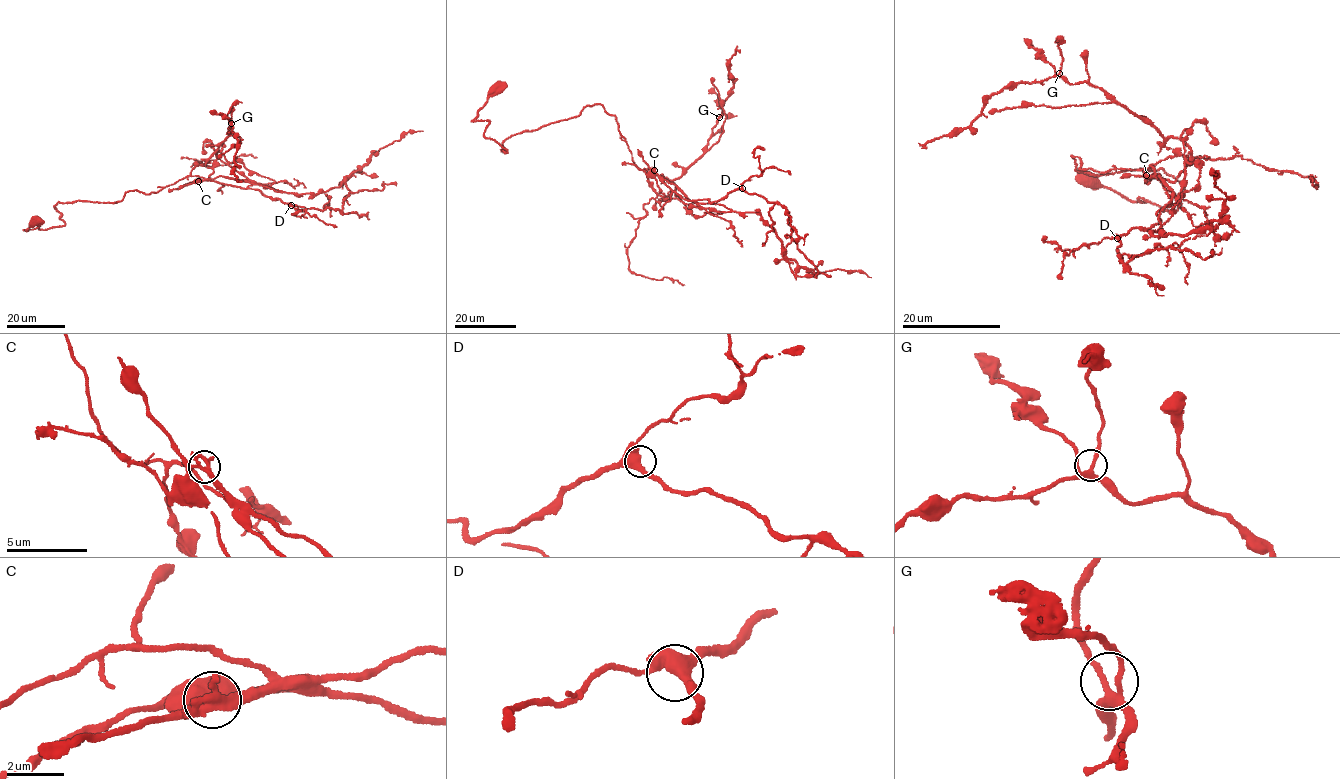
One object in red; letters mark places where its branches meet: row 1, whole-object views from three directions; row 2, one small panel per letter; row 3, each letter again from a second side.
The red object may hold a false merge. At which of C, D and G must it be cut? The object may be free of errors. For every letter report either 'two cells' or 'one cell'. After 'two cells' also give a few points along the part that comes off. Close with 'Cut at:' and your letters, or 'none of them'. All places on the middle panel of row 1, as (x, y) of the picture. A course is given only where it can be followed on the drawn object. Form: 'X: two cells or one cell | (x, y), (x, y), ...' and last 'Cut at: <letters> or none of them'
C: two cells | (654, 170), (660, 192), (669, 198), (675, 190), (672, 181), (703, 153), (733, 87), (729, 61), (740, 49)
D: one cell
G: one cell
Cut at: C

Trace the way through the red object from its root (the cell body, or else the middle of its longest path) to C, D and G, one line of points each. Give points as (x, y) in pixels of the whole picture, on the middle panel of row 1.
C: (496, 89), (474, 120), (489, 122), (484, 135), (503, 152), (510, 136), (601, 104), (633, 164), (654, 170)
D: (496, 89), (474, 120), (503, 152), (601, 104), (633, 164), (682, 198), (742, 188)
G: (496, 89), (474, 120), (489, 122), (484, 135), (503, 152), (510, 136), (601, 104), (664, 198), (719, 117)

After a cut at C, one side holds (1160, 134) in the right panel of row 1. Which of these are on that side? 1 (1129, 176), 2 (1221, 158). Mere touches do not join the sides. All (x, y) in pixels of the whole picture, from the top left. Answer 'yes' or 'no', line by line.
1: yes
2: no

